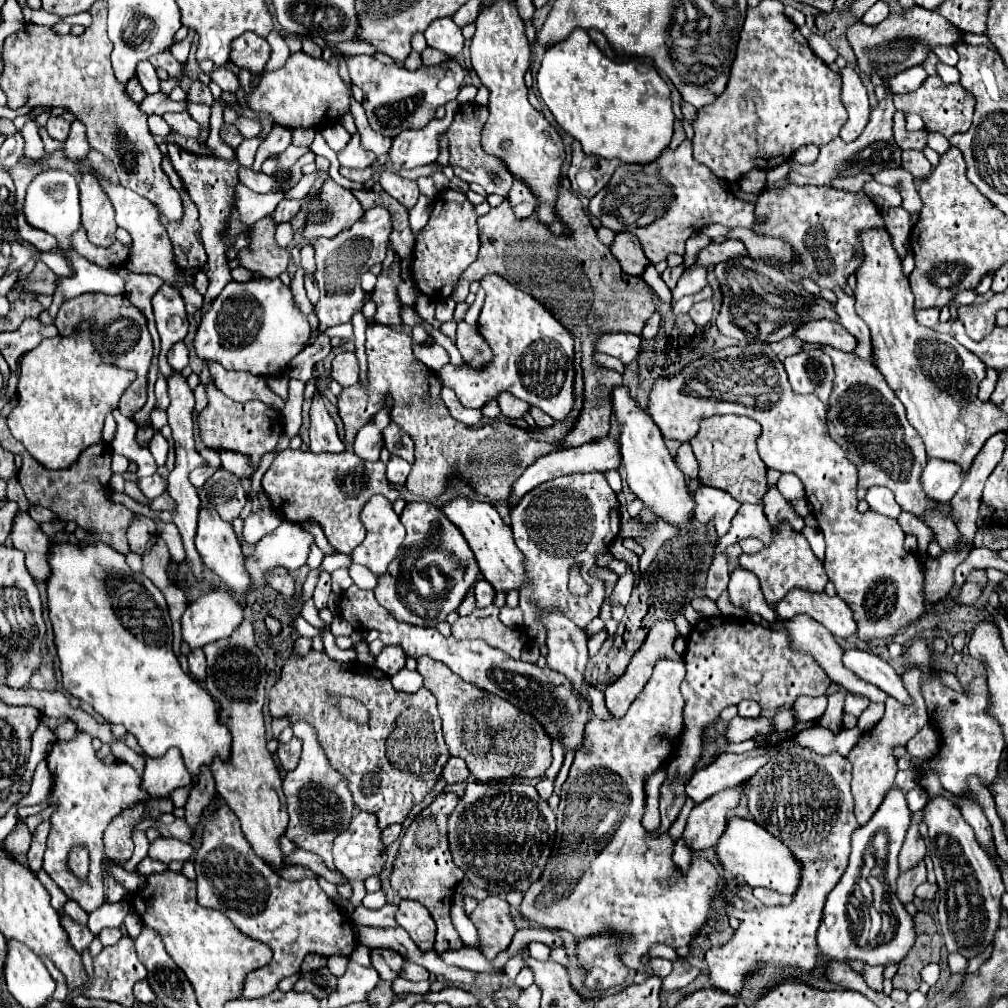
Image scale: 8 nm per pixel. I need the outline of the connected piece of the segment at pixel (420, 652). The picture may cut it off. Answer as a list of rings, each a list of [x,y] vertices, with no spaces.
[[[349,587],[343,593],[343,601],[339,605],[339,613],[341,617],[353,625],[356,629],[377,629],[381,635],[381,641],[385,645],[399,645],[403,647],[407,657],[431,657],[437,659],[445,665],[449,665],[449,669],[453,673],[457,673],[461,679],[489,691],[495,693],[507,701],[511,701],[517,709],[521,709],[523,713],[533,715],[543,729],[549,733],[551,739],[563,739],[567,749],[581,749],[583,739],[585,739],[585,725],[591,719],[589,711],[591,711],[591,703],[585,697],[585,705],[581,705],[581,701],[577,701],[577,693],[573,693],[573,687],[569,685],[569,681],[565,681],[565,677],[561,677],[561,673],[545,667],[537,667],[537,663],[527,663],[521,659],[513,659],[507,653],[501,653],[499,649],[489,647],[485,641],[459,641],[455,637],[443,637],[441,633],[437,633],[437,629],[433,627],[415,627],[415,625],[405,625],[395,621],[375,599],[373,593],[363,591],[359,587]]]

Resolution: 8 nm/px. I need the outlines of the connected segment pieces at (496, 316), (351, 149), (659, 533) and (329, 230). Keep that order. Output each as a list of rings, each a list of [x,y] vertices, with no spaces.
[[[487,275],[481,279],[485,291],[485,303],[477,321],[479,333],[493,349],[493,361],[483,369],[469,365],[453,367],[445,365],[439,371],[439,379],[445,387],[451,387],[465,407],[481,409],[489,399],[495,399],[501,391],[509,391],[515,397],[543,409],[553,419],[563,419],[573,407],[573,337],[559,325],[555,317],[529,293],[513,287],[503,277]]]
[[[355,133],[349,141],[349,145],[339,153],[339,163],[341,167],[351,167],[351,169],[365,169],[369,165],[373,165],[375,161],[375,153],[367,151],[361,147],[361,139],[359,133]]]
[[[629,519],[627,523],[623,523],[621,535],[623,539],[633,539],[637,541],[645,551],[639,557],[639,569],[645,571],[649,567],[649,563],[655,559],[657,549],[671,537],[677,535],[677,529],[673,529],[673,525],[663,525],[663,521],[655,521],[655,523],[641,523],[637,519]]]
[[[333,179],[325,183],[319,197],[315,197],[307,207],[309,213],[303,235],[311,245],[317,237],[335,237],[335,233],[341,233],[363,215],[361,203],[355,195]]]

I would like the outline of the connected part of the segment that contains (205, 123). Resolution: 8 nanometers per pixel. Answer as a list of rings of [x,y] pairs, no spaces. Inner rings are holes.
[[[187,99],[187,113],[199,123],[201,133],[197,137],[199,145],[205,145],[207,142],[207,135],[209,135],[209,107],[203,103],[193,103]]]

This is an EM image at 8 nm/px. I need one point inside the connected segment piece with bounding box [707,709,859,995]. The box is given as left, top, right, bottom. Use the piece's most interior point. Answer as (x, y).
(816, 827)

